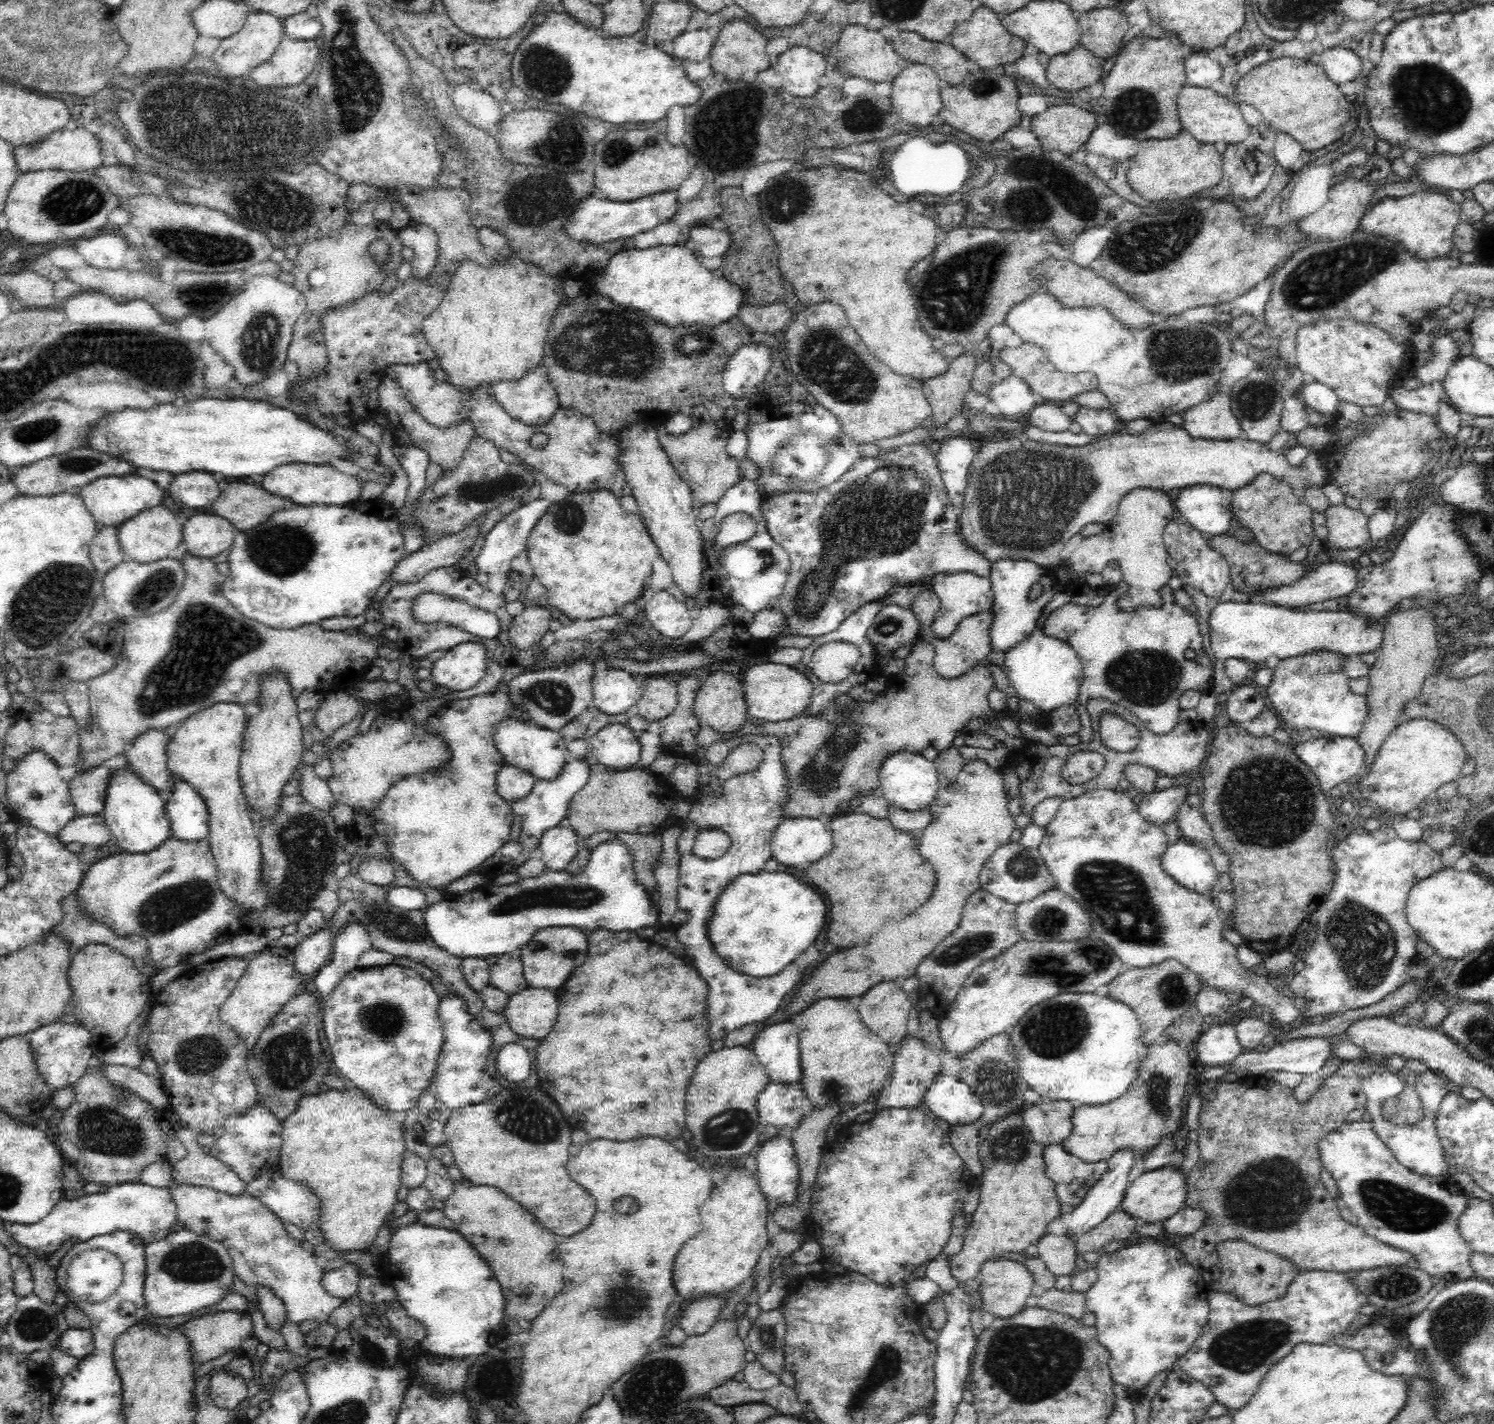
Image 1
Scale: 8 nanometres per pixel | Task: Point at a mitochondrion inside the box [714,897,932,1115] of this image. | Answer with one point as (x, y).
(830, 1088)

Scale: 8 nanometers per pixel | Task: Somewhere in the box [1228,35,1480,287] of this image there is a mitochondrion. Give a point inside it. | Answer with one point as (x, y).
(1426, 100)

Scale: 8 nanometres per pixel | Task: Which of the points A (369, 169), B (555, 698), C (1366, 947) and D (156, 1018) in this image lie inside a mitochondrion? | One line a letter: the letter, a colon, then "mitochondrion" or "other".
A: other
B: mitochondrion
C: mitochondrion
D: other

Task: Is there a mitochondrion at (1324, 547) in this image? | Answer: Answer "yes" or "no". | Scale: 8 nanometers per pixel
no

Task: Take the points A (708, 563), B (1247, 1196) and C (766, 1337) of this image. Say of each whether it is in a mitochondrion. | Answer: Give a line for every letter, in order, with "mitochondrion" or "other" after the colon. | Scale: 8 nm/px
A: other
B: mitochondrion
C: mitochondrion

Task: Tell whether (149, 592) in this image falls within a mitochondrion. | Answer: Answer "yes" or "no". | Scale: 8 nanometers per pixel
yes

